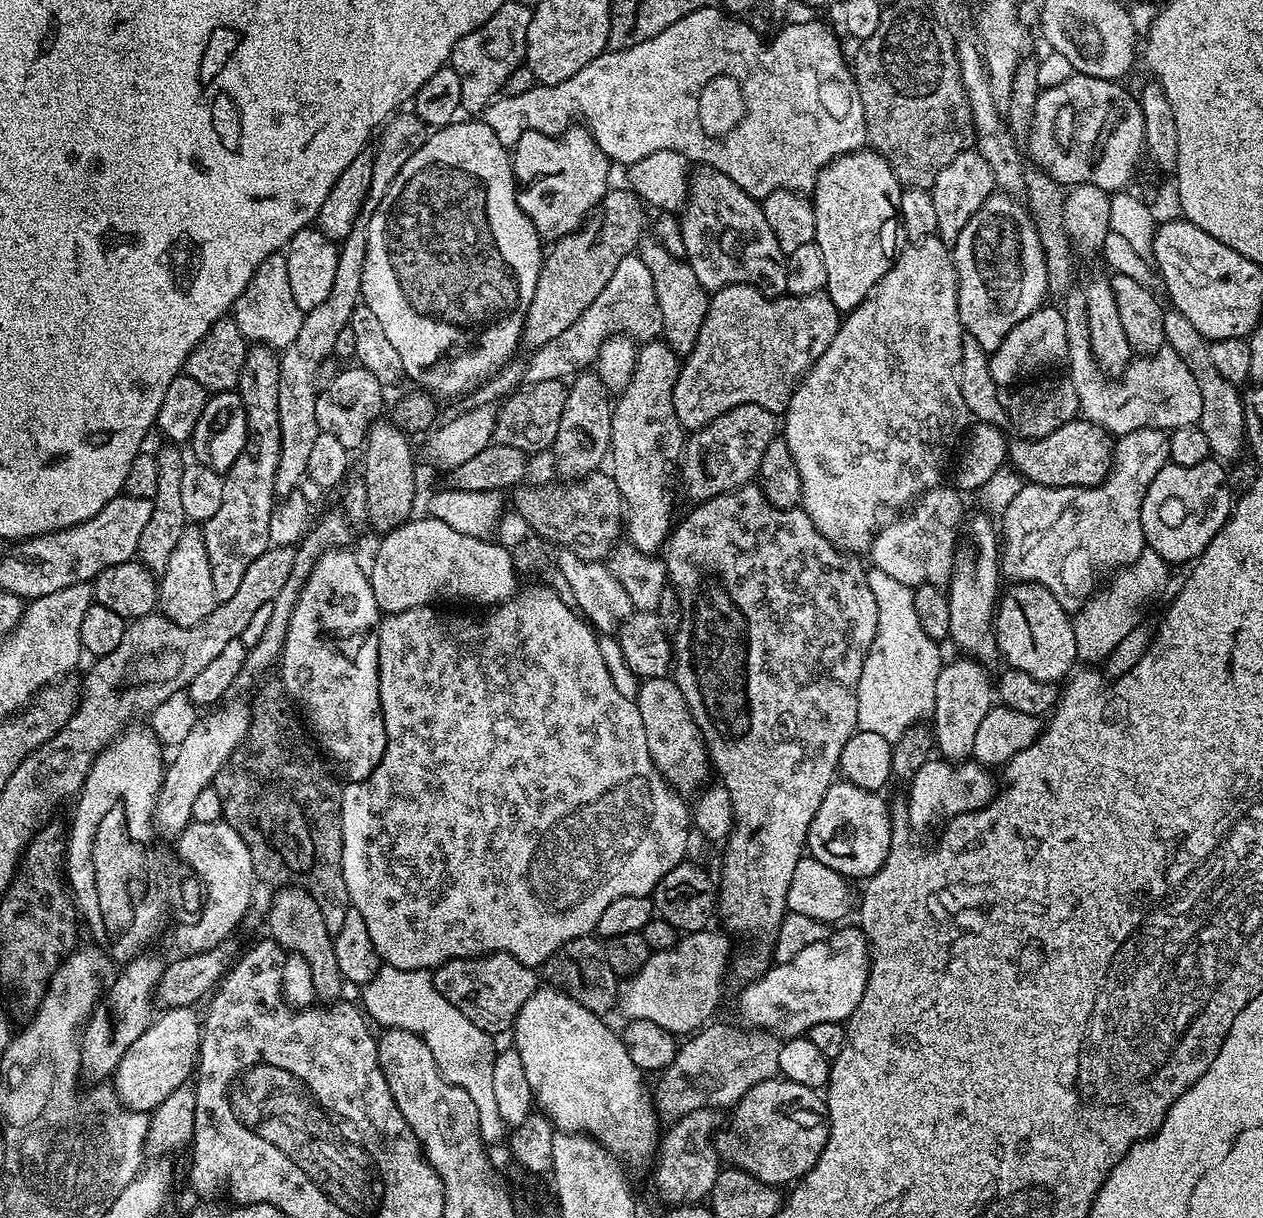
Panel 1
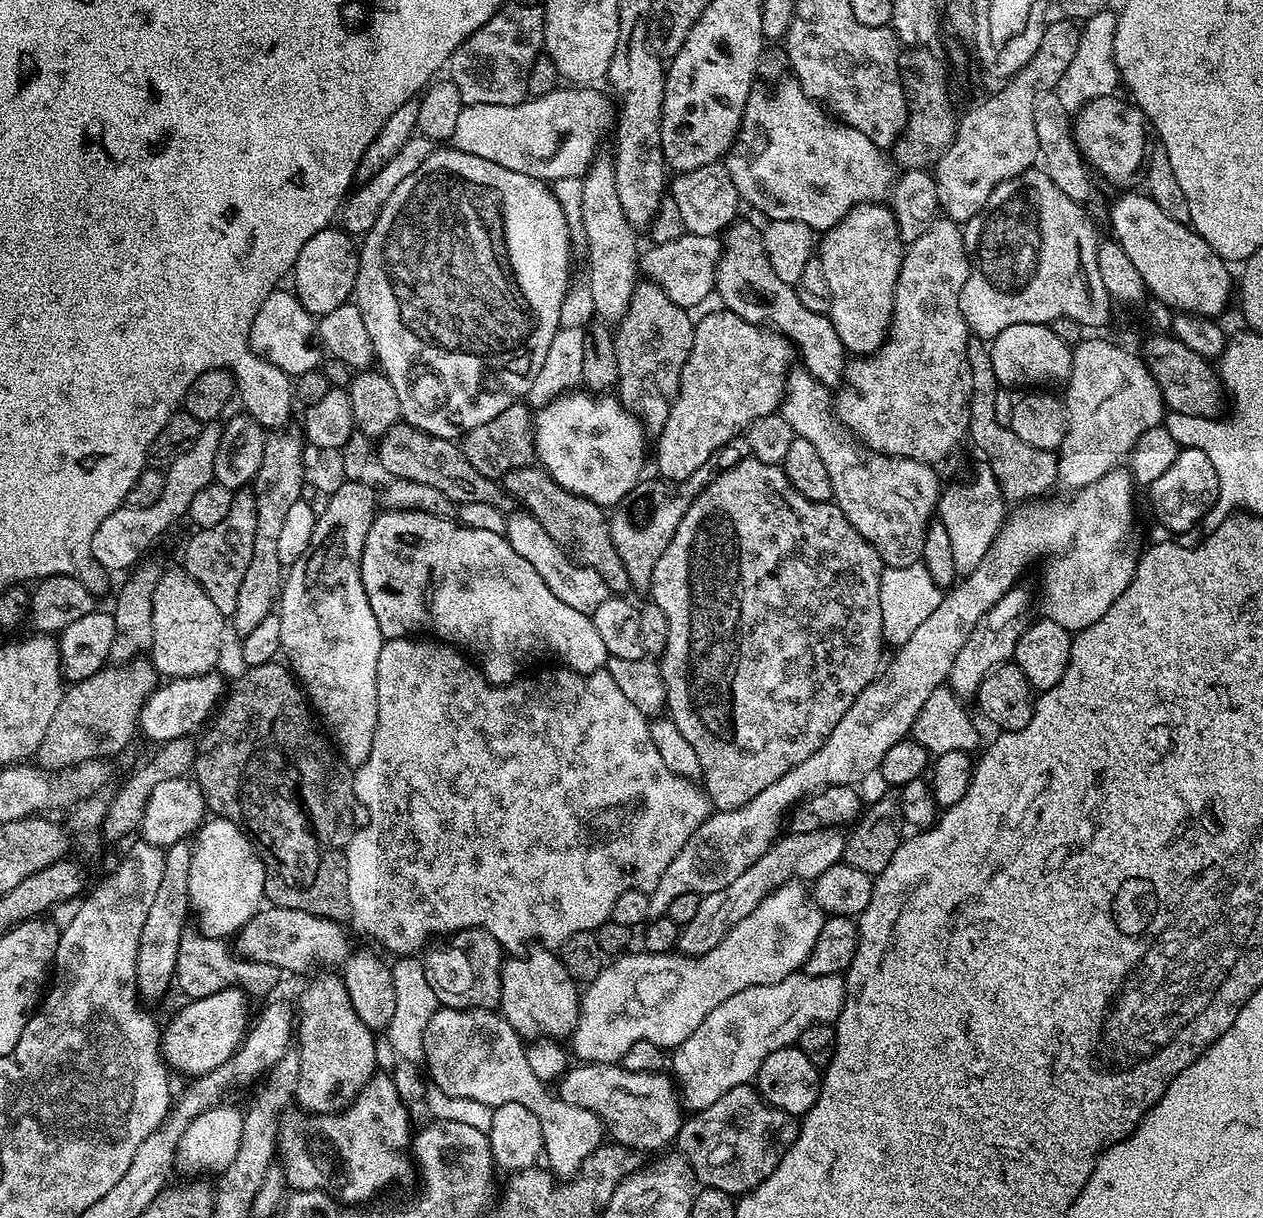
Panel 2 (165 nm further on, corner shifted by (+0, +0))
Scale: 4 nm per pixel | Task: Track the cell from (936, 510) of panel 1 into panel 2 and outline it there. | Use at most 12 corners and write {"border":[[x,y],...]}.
{"border":[[792,370],[778,409],[817,446],[832,500],[890,568],[923,554],[937,469],[869,452]]}

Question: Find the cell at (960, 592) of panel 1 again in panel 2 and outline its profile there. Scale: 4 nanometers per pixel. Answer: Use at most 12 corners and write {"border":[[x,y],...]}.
{"border":[[990,465],[941,491],[958,570],[976,568],[1008,510]]}

